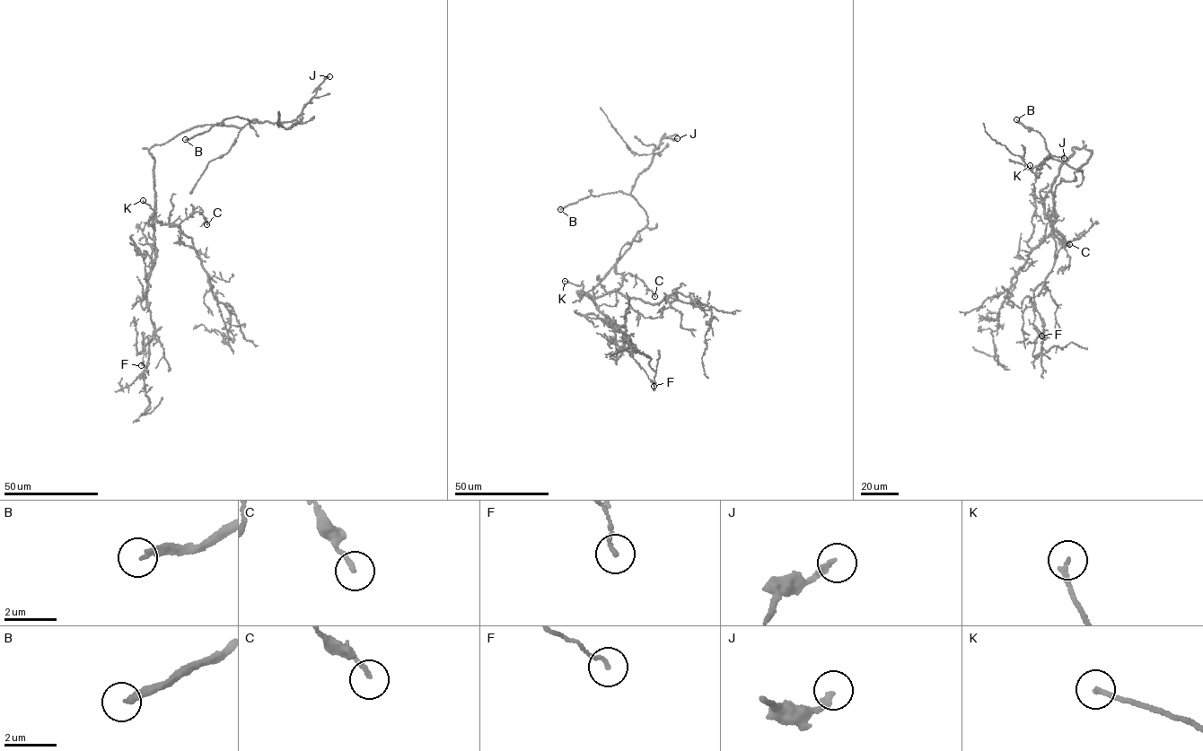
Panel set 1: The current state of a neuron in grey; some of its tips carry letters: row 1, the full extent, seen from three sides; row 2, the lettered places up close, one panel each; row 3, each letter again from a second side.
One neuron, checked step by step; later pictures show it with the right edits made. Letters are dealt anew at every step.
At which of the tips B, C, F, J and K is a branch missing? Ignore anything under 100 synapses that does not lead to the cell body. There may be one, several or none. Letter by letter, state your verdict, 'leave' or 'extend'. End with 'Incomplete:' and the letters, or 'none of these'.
B: extend
C: leave
F: leave
J: leave
K: leave
Incomplete: B

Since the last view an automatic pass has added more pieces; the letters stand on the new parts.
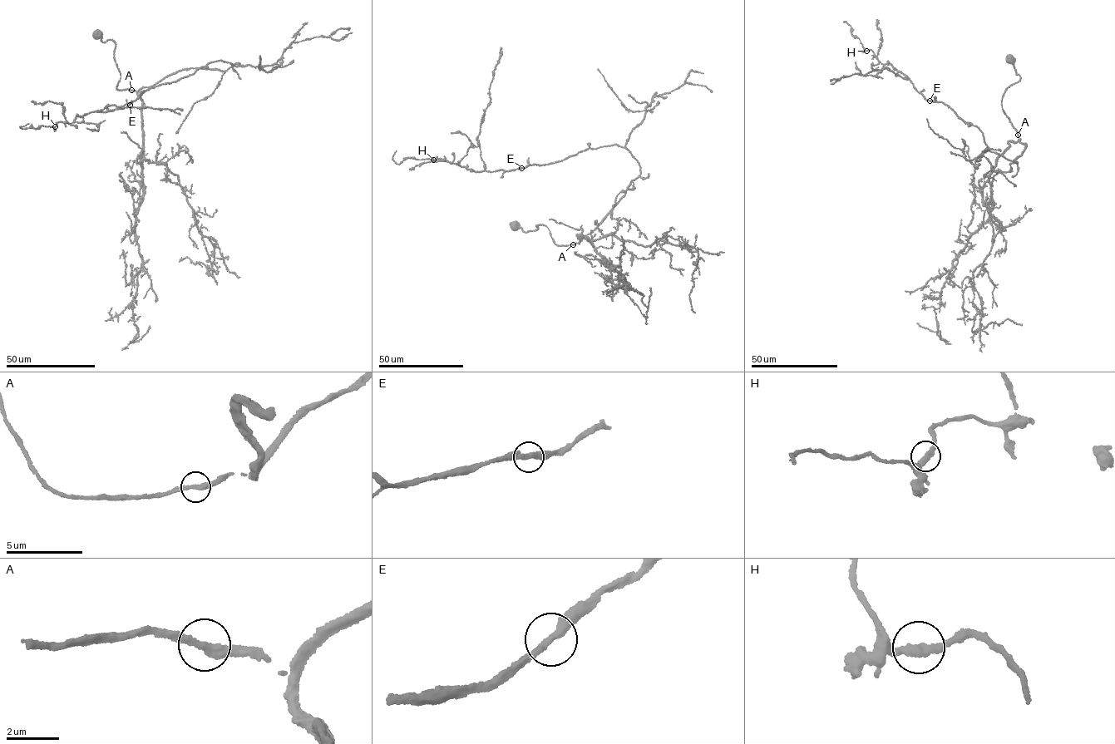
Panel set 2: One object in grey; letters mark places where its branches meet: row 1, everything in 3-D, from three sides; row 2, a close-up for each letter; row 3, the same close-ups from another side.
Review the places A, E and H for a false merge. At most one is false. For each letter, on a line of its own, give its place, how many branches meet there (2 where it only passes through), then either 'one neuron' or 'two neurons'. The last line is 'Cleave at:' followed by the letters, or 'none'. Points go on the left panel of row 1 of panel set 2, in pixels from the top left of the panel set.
A: (131, 90) | 2 | one neuron
E: (130, 105) | 2 | one neuron
H: (55, 126) | 2 | one neuron
Cleave at: none

